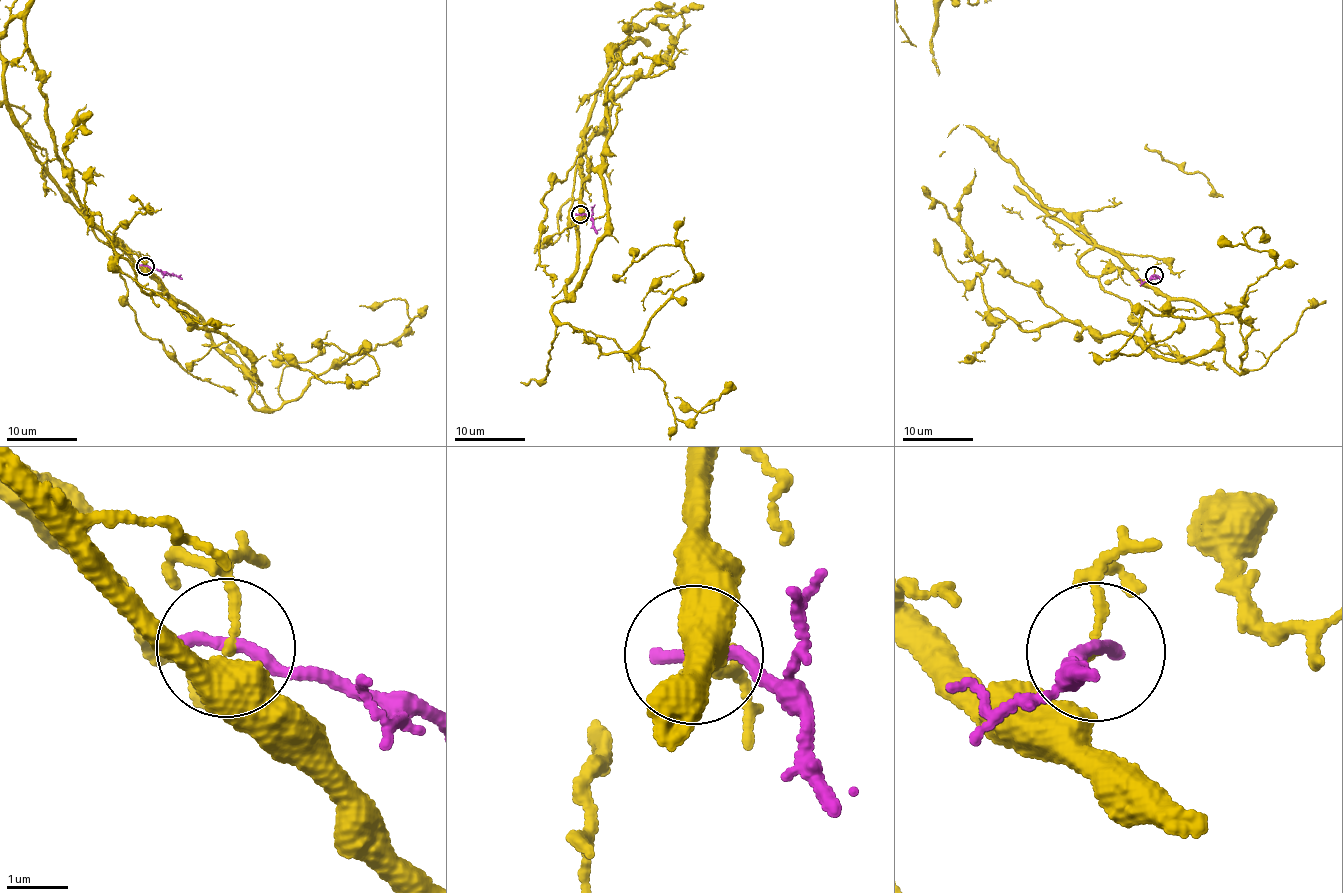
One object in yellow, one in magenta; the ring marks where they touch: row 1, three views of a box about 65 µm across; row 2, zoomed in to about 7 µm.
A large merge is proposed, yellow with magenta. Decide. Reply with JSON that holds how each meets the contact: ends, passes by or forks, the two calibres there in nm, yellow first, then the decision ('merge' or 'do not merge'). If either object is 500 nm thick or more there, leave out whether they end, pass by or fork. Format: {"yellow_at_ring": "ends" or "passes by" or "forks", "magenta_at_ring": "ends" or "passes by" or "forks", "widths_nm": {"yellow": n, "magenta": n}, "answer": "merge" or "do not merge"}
{"yellow_at_ring": "passes by", "magenta_at_ring": "ends", "widths_nm": {"yellow": 90, "magenta": 240}, "answer": "do not merge"}

